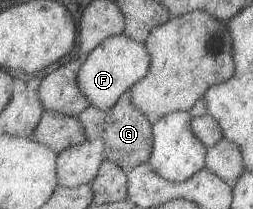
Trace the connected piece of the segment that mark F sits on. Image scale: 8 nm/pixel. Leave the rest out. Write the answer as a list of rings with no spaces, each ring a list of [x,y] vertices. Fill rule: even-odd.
[[[125,33],[107,38],[96,50],[86,55],[77,81],[91,105],[107,111],[117,105],[124,93],[149,75],[151,65],[152,55],[149,48]]]

